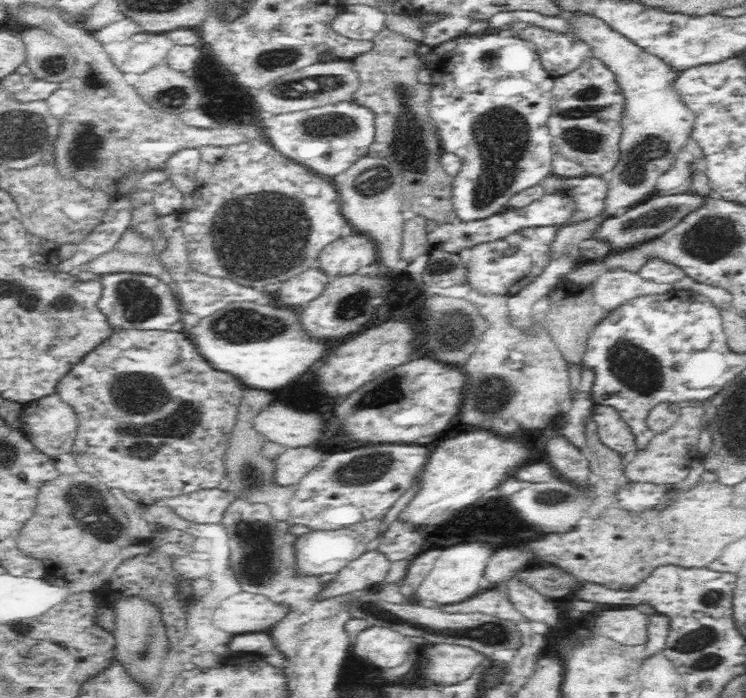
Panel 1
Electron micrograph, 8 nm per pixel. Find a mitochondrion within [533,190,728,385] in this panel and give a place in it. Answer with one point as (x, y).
(665, 214)

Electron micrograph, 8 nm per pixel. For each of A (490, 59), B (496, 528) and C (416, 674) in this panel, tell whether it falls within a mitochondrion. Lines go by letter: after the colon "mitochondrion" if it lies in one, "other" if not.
A: mitochondrion
B: other
C: other

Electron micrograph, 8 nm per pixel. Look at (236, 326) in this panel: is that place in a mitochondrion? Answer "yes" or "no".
yes

